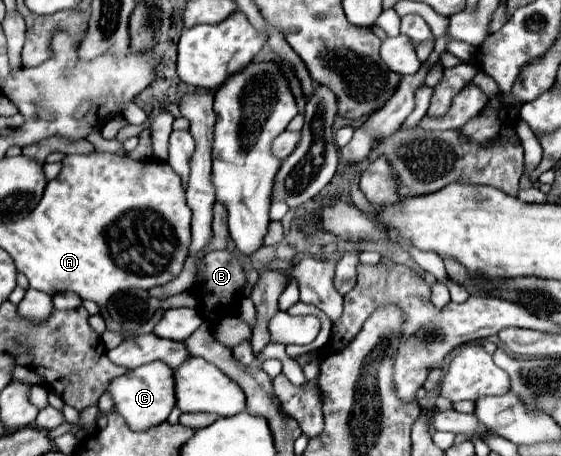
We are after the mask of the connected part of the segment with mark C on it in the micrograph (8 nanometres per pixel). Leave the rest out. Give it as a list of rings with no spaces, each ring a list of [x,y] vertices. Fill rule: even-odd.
[[[147,363],[143,367],[131,369],[125,375],[117,377],[107,385],[107,393],[115,403],[115,411],[123,415],[127,427],[131,431],[145,431],[153,425],[167,421],[171,409],[175,407],[175,391],[173,391],[173,369],[165,363]]]

